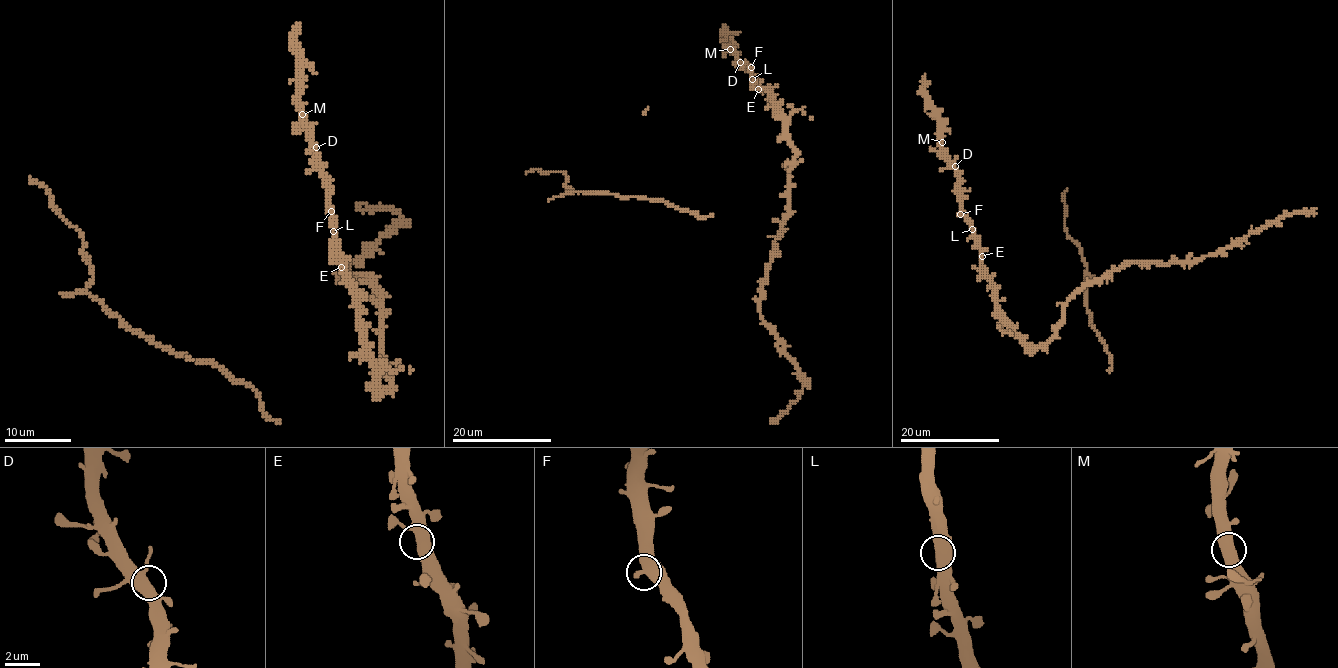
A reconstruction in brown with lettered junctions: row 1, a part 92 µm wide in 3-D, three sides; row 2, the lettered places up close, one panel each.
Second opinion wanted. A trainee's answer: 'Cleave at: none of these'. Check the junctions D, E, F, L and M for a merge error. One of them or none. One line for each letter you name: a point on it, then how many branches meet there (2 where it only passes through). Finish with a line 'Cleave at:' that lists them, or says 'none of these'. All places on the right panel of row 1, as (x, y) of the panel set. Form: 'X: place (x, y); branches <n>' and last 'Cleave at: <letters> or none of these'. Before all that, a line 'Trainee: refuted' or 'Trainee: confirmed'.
Trainee: confirmed
Cleave at: none of these

